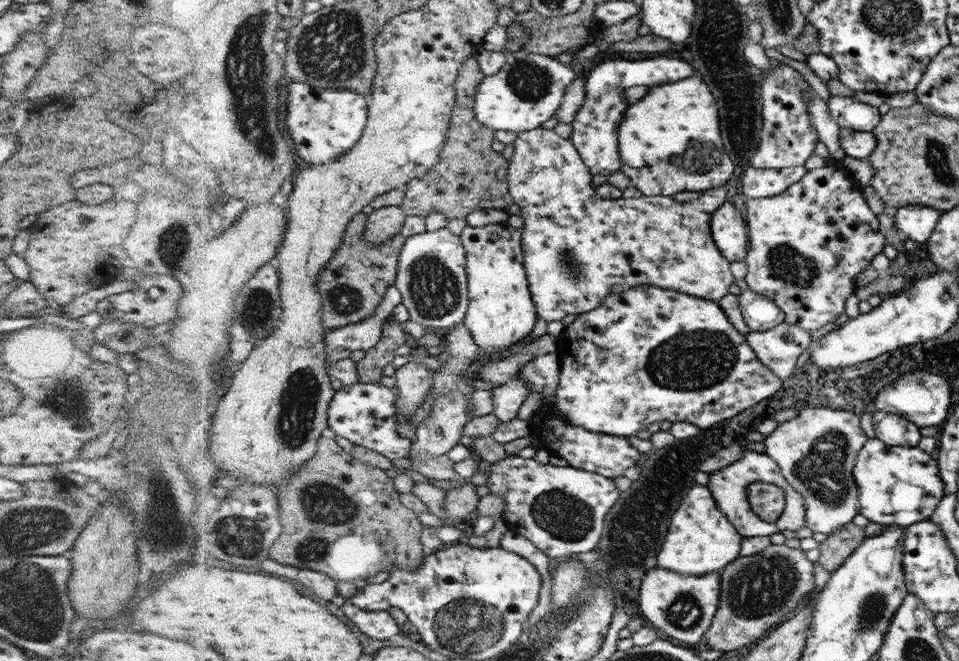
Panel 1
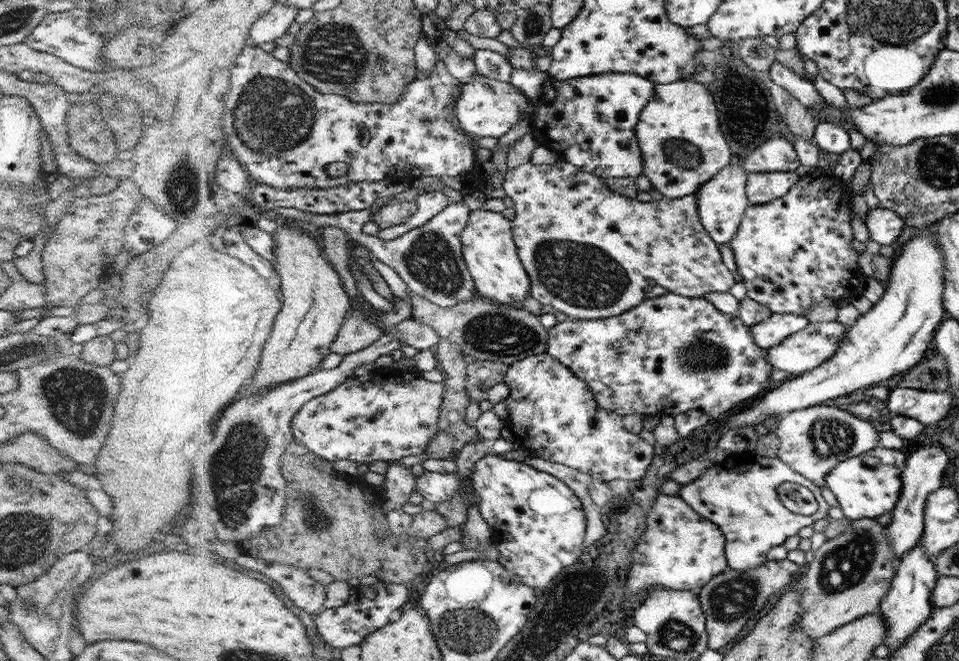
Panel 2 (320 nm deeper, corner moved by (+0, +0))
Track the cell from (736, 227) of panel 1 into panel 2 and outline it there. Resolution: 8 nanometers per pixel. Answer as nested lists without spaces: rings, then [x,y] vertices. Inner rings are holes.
[[[733,165],[720,169],[709,181],[696,190],[698,214],[702,214],[702,222],[706,222],[706,231],[714,234],[714,242],[718,246],[730,244],[741,226],[744,210],[748,208],[748,192],[744,192],[744,184],[748,184],[748,174],[742,172],[742,167]]]

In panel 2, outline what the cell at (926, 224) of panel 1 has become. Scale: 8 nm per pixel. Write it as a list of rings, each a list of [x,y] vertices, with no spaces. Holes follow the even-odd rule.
[[[878,205],[869,208],[866,213],[865,224],[870,233],[870,240],[879,245],[890,246],[900,236],[904,219],[896,211]]]

